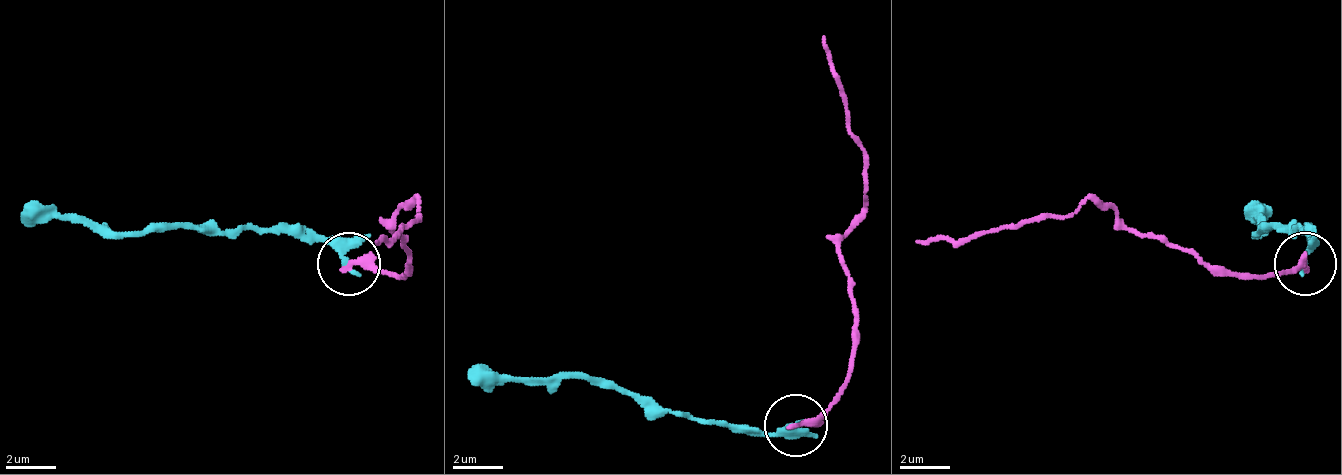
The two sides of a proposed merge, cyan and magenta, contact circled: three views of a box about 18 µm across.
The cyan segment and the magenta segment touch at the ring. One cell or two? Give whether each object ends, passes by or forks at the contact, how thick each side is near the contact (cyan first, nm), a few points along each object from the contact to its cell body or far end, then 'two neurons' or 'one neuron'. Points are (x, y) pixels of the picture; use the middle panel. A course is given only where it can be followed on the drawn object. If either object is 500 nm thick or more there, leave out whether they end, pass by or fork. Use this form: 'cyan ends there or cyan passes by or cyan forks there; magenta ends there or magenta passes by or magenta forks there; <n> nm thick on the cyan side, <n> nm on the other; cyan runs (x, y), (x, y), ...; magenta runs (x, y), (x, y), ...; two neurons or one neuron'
cyan passes by; magenta ends there; 240 nm thick on the cyan side, 340 nm on the other; cyan runs (797, 423), (765, 430), (646, 411), (608, 386), (470, 373); magenta runs (797, 423), (847, 379), (853, 298), (841, 254), (866, 210), (866, 153), (834, 84), (822, 34); two neurons

